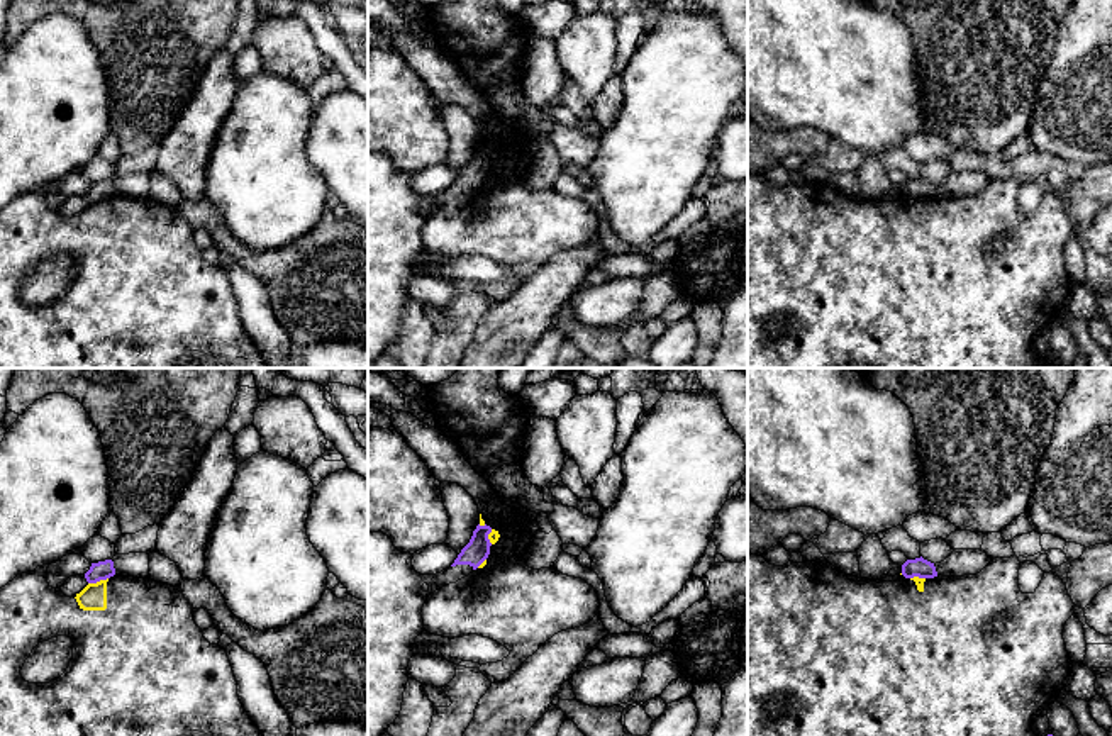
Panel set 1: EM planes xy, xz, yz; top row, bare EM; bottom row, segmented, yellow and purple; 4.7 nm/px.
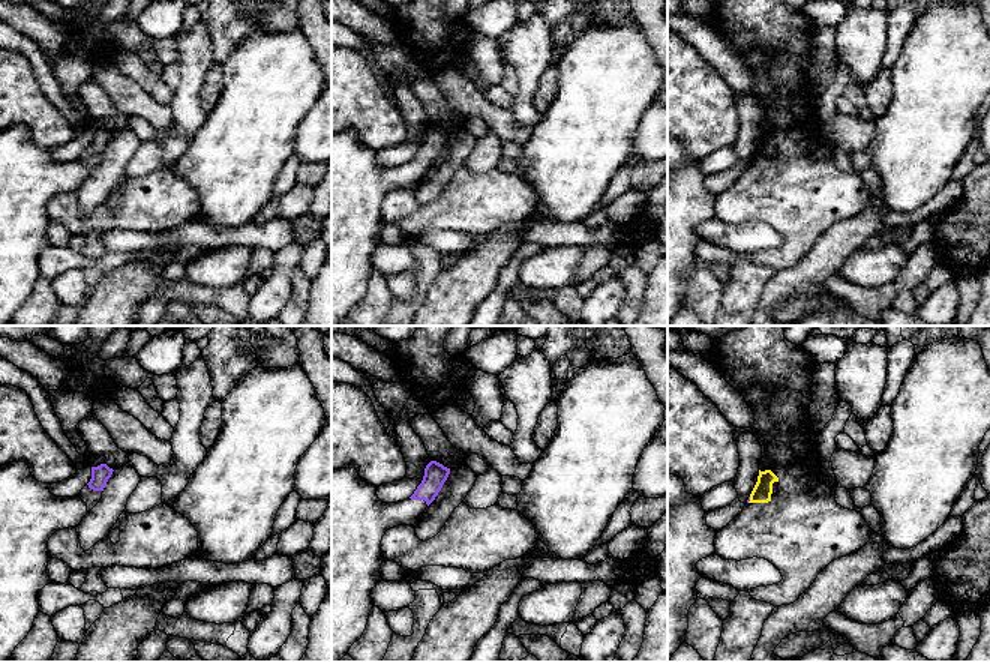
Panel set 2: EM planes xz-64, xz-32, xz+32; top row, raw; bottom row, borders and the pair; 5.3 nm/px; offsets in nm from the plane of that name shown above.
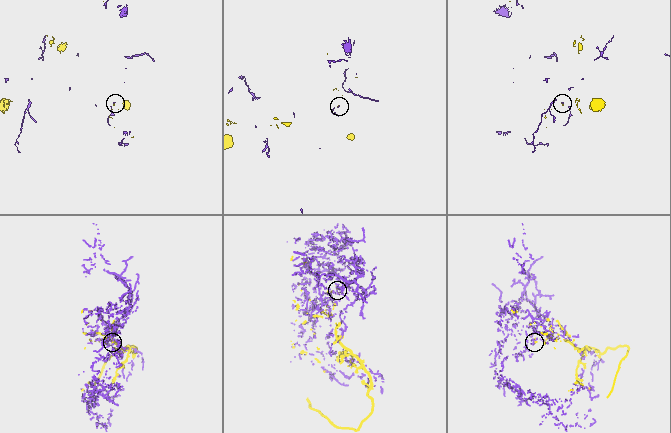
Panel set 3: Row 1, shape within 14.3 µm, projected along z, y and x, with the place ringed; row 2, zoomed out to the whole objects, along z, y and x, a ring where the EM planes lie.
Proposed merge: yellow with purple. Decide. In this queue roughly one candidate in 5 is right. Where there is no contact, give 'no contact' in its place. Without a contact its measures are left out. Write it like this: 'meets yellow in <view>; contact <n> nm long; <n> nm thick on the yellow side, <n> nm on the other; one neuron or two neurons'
meets yellow in xy; contact 100 nm long; 130 nm thick on the yellow side, 90 nm on the other; two neurons

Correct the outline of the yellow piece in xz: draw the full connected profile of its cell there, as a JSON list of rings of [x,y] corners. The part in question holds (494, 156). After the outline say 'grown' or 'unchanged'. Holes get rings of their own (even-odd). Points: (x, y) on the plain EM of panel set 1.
[[[498,114],[480,146],[490,146],[492,163],[488,178],[468,197],[431,214],[422,227],[424,249],[442,258],[478,254],[505,266],[510,275],[497,283],[481,285],[478,290],[498,304],[514,295],[554,254],[580,248],[598,236],[598,214],[581,198],[568,197],[551,188],[532,190],[525,185],[524,173],[510,178],[514,156],[536,144],[537,134],[519,124],[505,122]]] | grown

